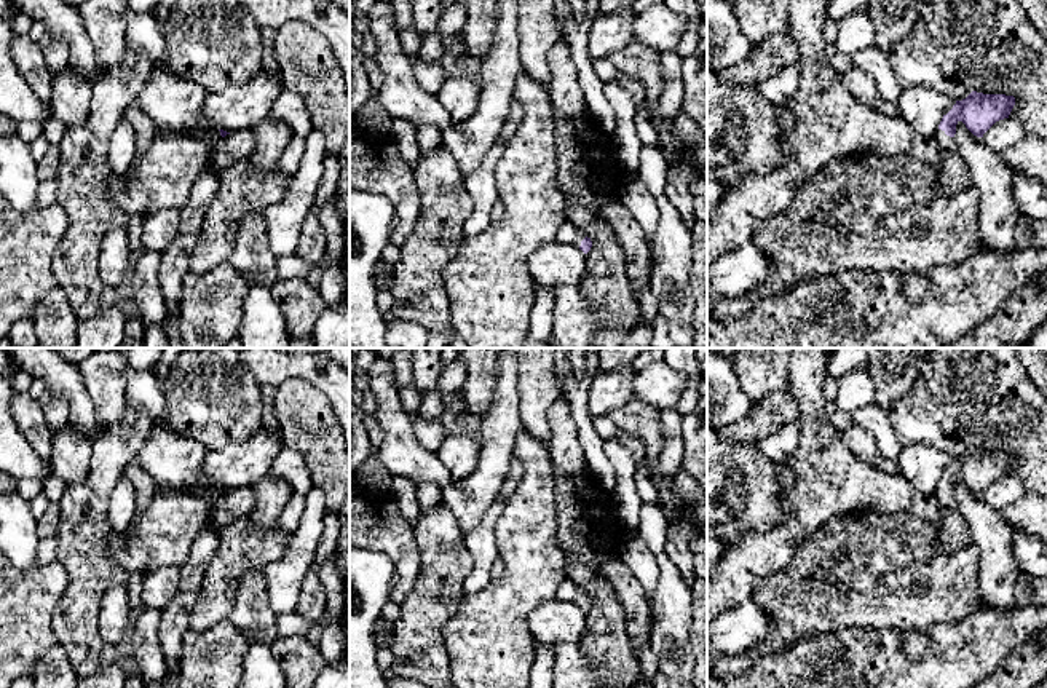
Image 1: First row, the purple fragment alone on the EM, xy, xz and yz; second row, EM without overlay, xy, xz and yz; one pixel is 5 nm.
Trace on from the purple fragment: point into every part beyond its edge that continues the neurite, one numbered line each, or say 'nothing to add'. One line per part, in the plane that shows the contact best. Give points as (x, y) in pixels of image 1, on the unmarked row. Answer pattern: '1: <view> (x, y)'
1: yz (953, 533)

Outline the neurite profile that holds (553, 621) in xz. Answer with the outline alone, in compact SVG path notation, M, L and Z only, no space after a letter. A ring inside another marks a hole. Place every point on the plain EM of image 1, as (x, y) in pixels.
M552 597L541 602L527 623L538 643L579 643L586 632L586 611L578 603Z

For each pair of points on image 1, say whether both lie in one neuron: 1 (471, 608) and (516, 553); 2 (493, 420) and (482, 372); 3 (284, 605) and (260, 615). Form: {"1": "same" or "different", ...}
{"1": "same", "2": "different", "3": "different"}

